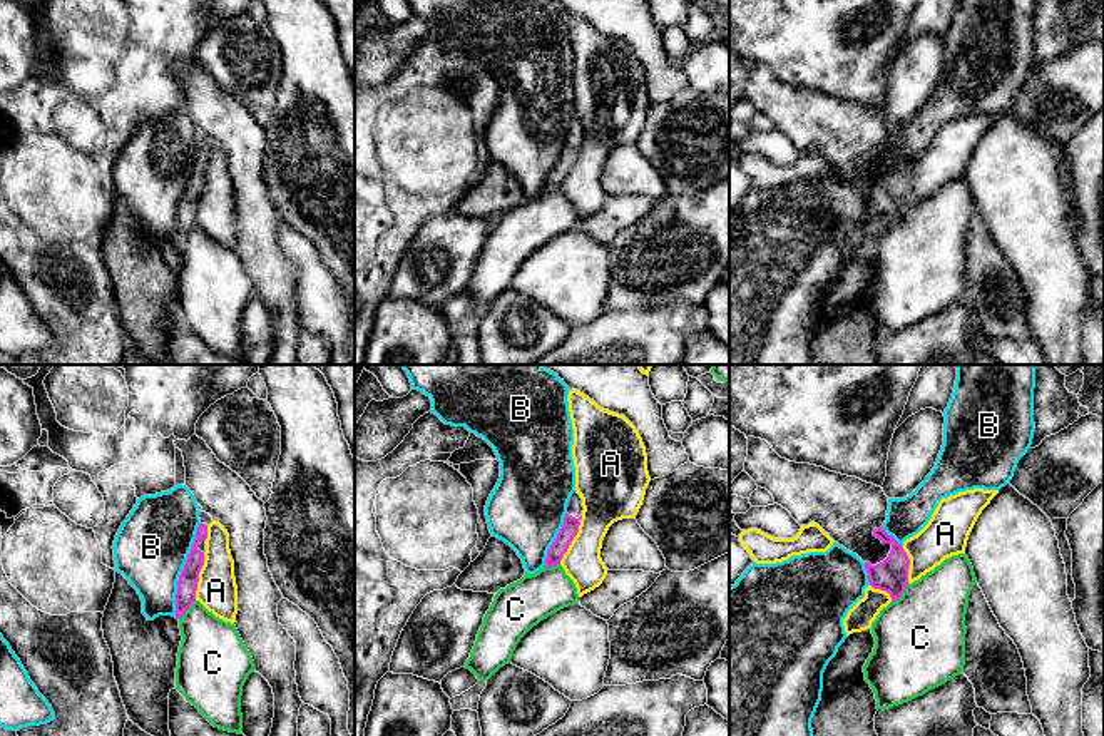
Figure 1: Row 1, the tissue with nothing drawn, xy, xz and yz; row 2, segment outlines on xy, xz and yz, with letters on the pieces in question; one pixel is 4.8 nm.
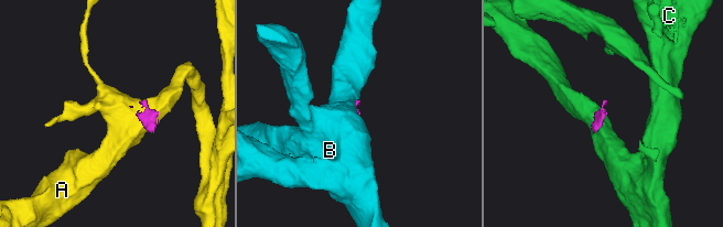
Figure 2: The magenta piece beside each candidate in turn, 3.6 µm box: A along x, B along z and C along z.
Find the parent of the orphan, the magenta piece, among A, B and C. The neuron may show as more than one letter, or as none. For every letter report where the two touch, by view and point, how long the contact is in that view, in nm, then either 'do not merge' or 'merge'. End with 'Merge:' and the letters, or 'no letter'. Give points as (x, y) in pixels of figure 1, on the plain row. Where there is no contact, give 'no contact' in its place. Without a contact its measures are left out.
A: xy (198, 201) | 240 nm | do not merge
B: xy (183, 194) | 480 nm | do not merge
C: yz (902, 218) | 130 nm | do not merge
Merge: no letter

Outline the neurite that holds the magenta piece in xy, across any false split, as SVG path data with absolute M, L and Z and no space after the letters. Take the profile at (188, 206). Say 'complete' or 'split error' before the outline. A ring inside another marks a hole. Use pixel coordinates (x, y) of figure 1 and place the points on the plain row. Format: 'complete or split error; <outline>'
split error; M199 137L201 149L196 157L192 174L187 181L186 191L177 206L176 219L176 244L182 243L184 238L196 226L196 216L199 207L199 197L204 191L207 151L212 147L212 142L206 137Z

